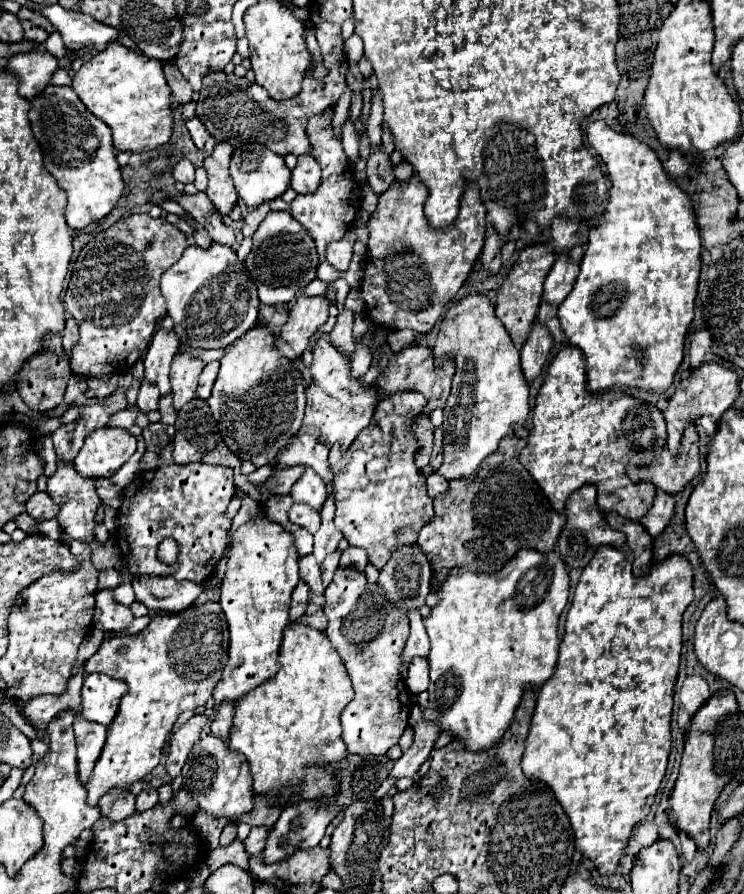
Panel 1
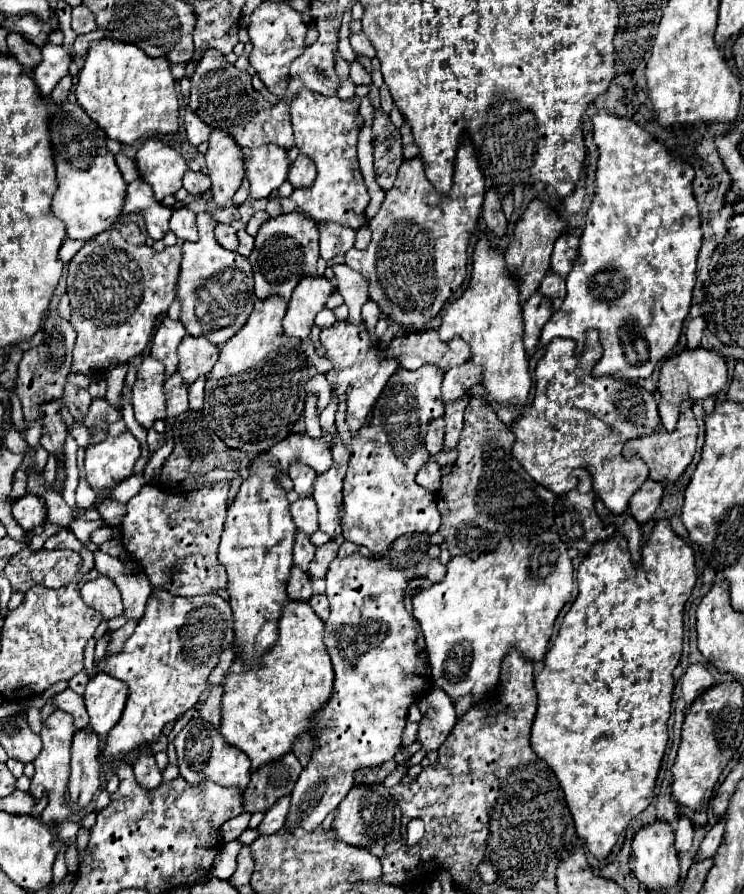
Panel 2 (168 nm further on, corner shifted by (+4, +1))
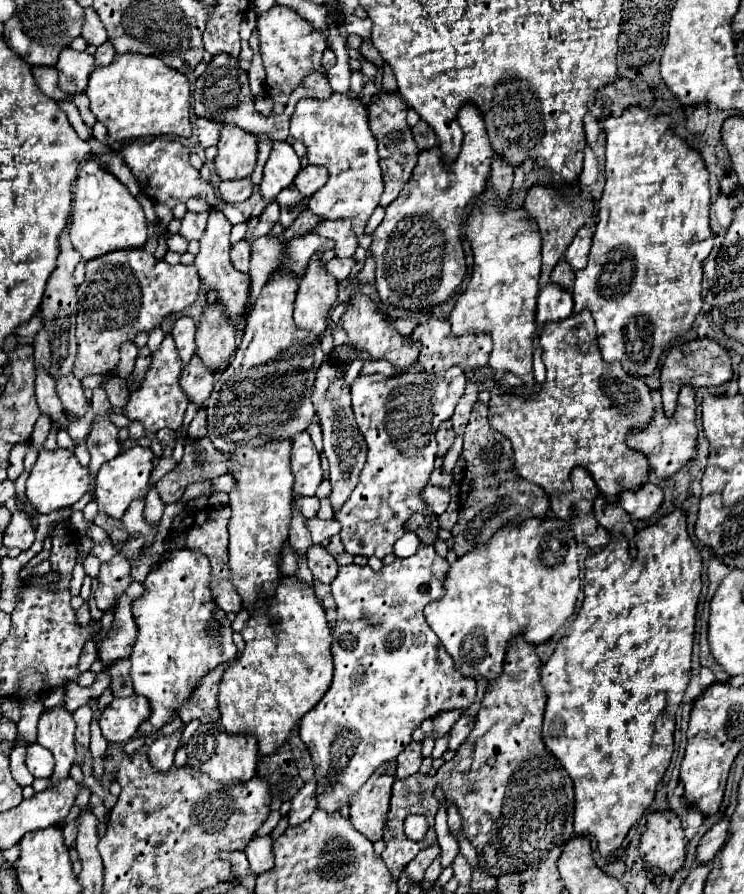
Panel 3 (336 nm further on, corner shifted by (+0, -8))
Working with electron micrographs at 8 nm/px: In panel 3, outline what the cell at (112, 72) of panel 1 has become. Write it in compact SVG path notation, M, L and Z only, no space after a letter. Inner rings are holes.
M117 54L109 66L97 66L89 78L87 96L91 100L91 112L107 126L111 138L137 138L137 136L191 136L189 122L189 80L185 74L165 66L155 56L145 54Z

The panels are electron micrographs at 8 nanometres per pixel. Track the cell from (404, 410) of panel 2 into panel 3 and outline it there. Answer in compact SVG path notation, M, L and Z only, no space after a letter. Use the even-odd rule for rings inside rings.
M449 368L449 370L445 370L445 372L439 372L439 376L431 376L431 374L427 374L427 372L407 372L407 374L401 374L401 376L397 376L397 378L387 378L387 376L383 376L383 374L371 374L371 376L361 375L358 376L351 385L353 412L355 412L355 418L357 418L357 426L359 426L361 434L365 436L365 442L367 442L367 446L369 446L369 452L367 452L367 462L365 462L365 468L363 468L363 472L361 472L361 476L359 476L359 482L357 482L355 490L351 492L351 496L349 496L349 500L343 504L343 508L335 514L335 518L337 518L339 524L343 526L343 530L341 530L341 540L343 540L345 552L349 552L349 554L353 554L353 556L357 556L357 554L359 554L359 556L367 556L367 558L369 558L369 556L375 556L375 558L381 558L381 560L383 560L387 554L393 554L393 544L403 536L403 532L405 532L405 530L403 530L403 524L409 520L409 516L421 512L421 514L425 514L425 516L429 516L429 518L435 518L435 516L429 514L429 512L425 510L425 506L421 504L419 492L421 492L421 490L425 488L425 484L429 482L429 476L431 476L431 472L433 472L433 464L435 464L435 458L437 458L437 440L433 440L433 436L435 436L439 424L445 422L445 420L449 420L449 418L453 416L453 410L455 410L459 398L463 396L465 384L467 384L467 378L465 378L463 370L461 370L461 368Z

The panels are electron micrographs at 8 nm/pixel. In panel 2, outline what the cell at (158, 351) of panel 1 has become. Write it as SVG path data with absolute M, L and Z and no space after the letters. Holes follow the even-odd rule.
M163 319L151 341L151 357L165 365L165 379L177 371L177 345L185 337L185 327L181 321Z

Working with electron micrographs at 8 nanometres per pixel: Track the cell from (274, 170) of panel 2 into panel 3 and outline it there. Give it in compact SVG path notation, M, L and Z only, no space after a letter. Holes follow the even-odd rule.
M289 142L273 144L271 156L265 164L259 190L267 202L275 200L283 188L289 188L301 170L301 160Z

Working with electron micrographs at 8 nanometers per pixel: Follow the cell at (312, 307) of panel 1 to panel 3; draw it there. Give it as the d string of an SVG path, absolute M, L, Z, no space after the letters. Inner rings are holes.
M321 254L309 260L305 276L299 280L295 300L295 322L299 328L321 334L327 328L327 314L337 300L337 278L321 264Z

